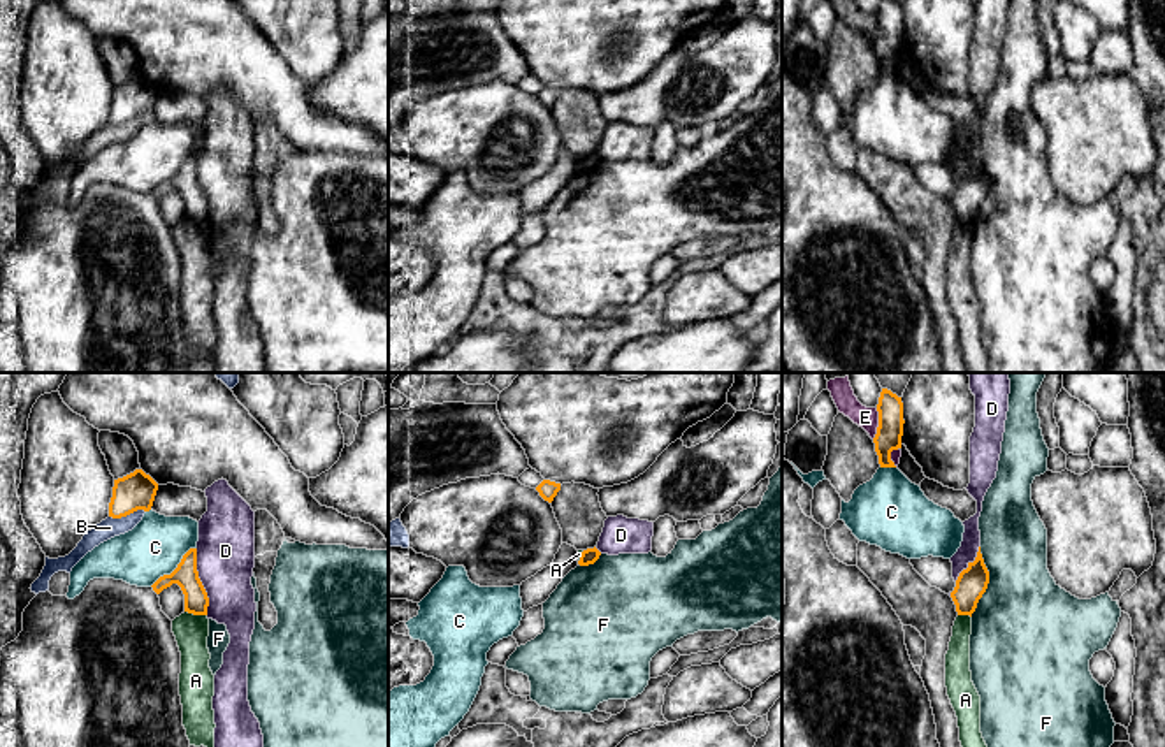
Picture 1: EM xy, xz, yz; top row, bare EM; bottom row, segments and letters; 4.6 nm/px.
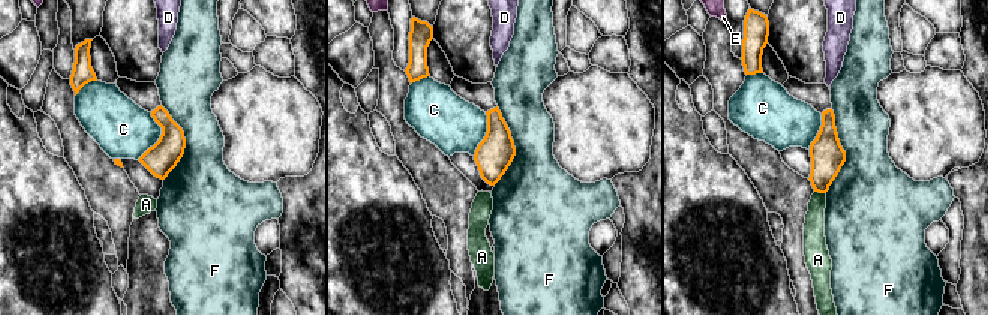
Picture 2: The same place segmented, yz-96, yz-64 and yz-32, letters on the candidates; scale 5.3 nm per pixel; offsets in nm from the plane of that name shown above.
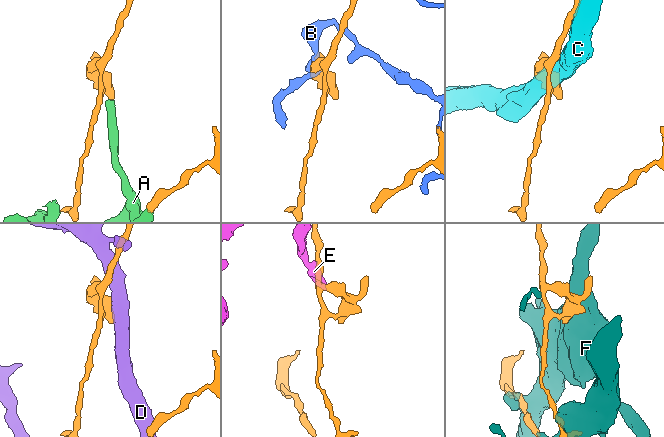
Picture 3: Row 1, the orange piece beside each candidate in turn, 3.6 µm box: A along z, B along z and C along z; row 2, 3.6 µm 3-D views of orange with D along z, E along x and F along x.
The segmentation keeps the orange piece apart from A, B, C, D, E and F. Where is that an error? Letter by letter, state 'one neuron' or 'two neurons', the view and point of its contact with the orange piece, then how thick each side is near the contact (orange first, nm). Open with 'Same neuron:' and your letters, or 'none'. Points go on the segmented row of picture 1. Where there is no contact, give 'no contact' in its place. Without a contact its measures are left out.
Same neuron: none
A: two neurons; meets orange in xy at (195, 614); 110 nm thick on the orange side, 150 nm on the other
B: two neurons; meets orange in xy at (127, 514); 170 nm thick on the orange side, 90 nm on the other
C: two neurons; meets orange in xy at (176, 568); 110 nm thick on the orange side, 260 nm on the other
D: two neurons; meets orange in xy at (201, 582); 110 nm thick on the orange side, 280 nm on the other
E: two neurons; meets orange in yz at (879, 424); 120 nm thick on the orange side, 100 nm on the other
F: two neurons; meets orange in yz at (988, 582); 140 nm thick on the orange side, 460 nm on the other

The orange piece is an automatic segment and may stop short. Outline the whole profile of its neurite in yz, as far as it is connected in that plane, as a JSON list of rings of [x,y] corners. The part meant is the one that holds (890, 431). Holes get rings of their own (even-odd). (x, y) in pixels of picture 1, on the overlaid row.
[[[882,388],[879,404],[879,427],[873,438],[875,452],[880,468],[896,468],[891,461],[891,452],[901,448],[903,436],[903,403],[901,397],[887,388]]]

